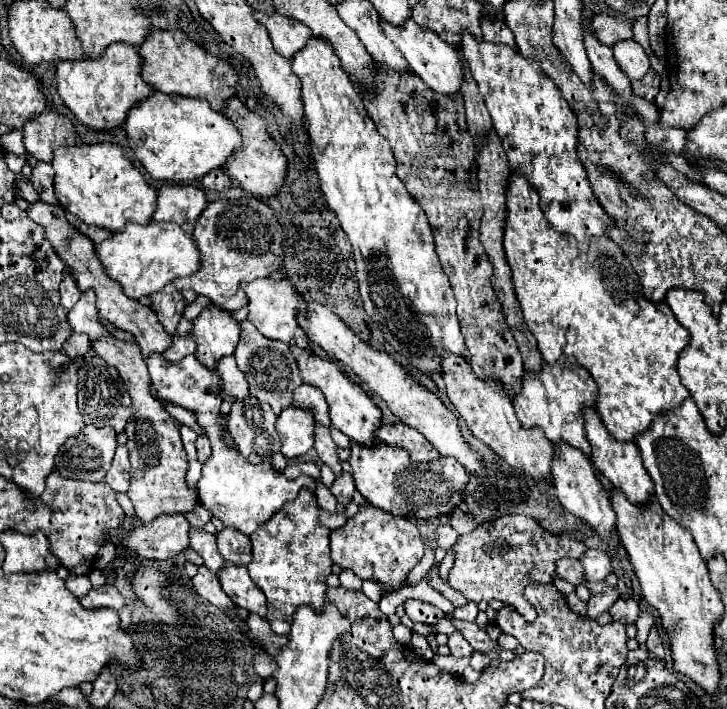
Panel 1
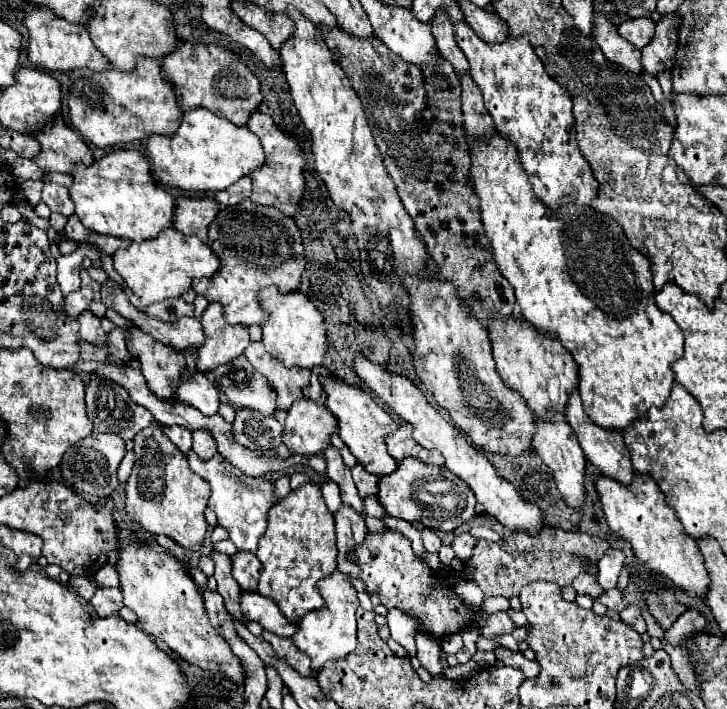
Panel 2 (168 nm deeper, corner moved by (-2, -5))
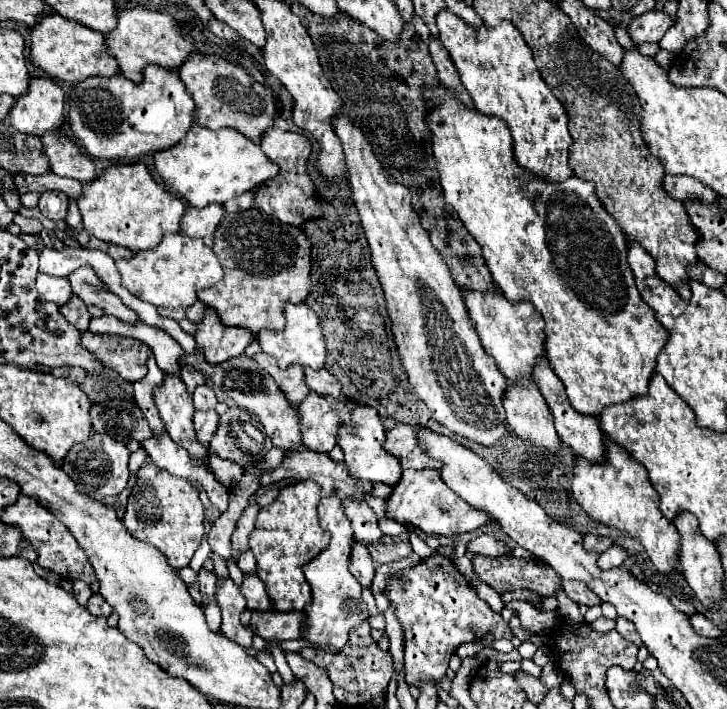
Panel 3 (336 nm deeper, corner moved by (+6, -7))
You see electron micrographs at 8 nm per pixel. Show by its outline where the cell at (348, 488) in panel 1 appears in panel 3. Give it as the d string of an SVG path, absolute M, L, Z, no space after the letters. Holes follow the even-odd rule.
M354 541L350 553L350 573L360 581L362 587L370 587L374 577L374 561L366 549L366 545Z

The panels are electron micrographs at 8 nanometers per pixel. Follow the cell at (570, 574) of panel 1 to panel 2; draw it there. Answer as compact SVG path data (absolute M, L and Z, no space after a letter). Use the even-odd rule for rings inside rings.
M588 573L578 575L576 581L572 583L572 587L574 587L578 593L582 593L582 595L590 595L590 597L594 597L594 599L598 599L598 597L604 593L604 589L598 585L598 581L596 581L594 577L590 577Z

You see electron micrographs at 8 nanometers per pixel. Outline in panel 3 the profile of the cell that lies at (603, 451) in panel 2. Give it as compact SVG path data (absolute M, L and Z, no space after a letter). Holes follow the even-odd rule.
M540 363L538 371L534 371L534 377L536 377L536 383L540 387L540 393L544 395L546 403L548 403L552 415L554 415L556 431L558 431L562 443L566 443L578 457L584 457L584 459L588 459L592 463L604 463L606 461L606 443L604 443L604 433L602 433L602 429L598 425L598 419L582 415L582 413L572 409L572 405L570 405L570 401L566 397L564 385L556 377L556 373L548 367L548 363Z

